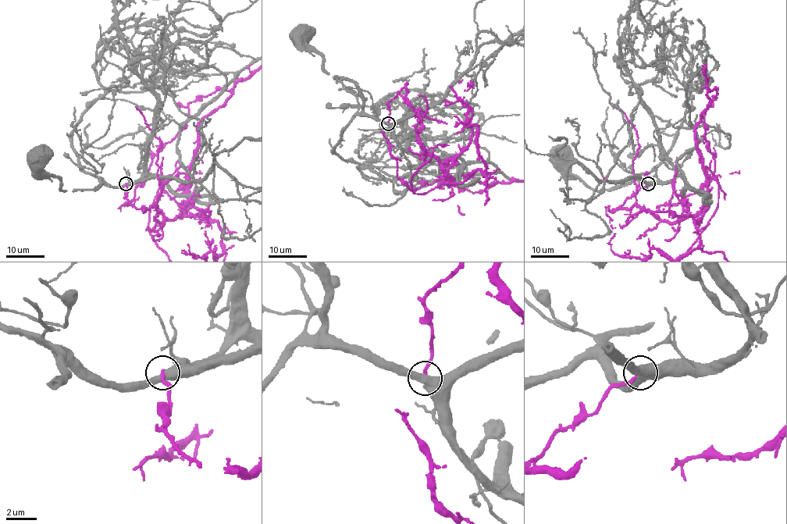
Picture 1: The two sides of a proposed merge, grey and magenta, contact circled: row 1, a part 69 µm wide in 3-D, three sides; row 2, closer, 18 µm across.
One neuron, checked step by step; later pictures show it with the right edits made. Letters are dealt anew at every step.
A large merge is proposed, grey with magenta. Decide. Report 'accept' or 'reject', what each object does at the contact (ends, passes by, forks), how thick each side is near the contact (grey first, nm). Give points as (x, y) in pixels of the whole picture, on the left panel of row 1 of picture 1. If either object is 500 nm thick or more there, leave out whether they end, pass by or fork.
reject; calibres 500 and 220 nm

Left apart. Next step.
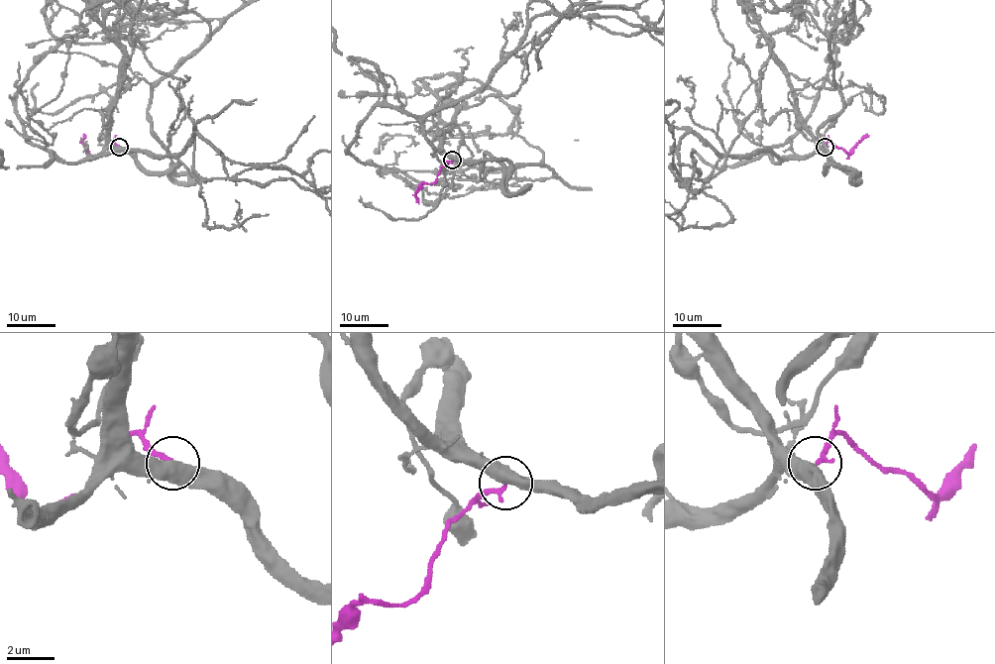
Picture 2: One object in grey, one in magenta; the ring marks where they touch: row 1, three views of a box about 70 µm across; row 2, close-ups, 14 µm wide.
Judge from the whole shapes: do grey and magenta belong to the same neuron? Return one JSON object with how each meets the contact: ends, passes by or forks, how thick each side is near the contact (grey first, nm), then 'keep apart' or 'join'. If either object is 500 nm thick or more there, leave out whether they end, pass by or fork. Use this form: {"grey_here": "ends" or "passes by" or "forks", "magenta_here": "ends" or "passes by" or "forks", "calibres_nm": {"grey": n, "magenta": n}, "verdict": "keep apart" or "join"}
{"calibres_nm": {"grey": 550, "magenta": 200}, "verdict": "join"}

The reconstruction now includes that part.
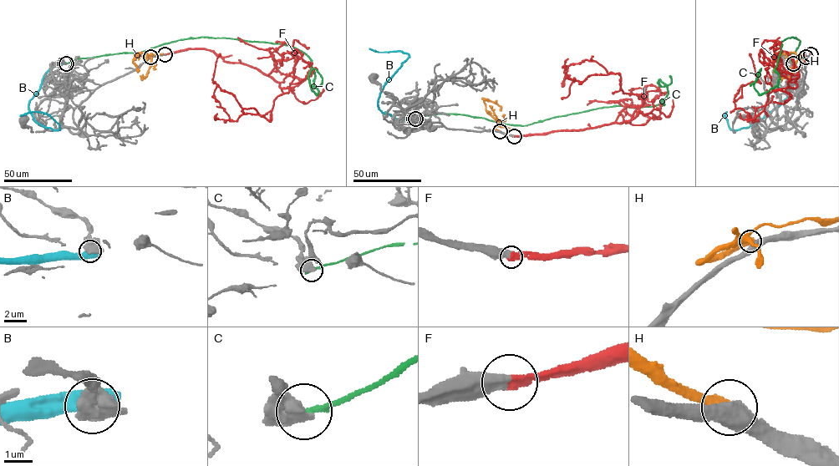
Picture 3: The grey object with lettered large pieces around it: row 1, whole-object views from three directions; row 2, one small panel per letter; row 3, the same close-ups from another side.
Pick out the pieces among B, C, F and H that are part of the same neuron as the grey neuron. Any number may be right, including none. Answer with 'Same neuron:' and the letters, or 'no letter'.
Same neuron: F

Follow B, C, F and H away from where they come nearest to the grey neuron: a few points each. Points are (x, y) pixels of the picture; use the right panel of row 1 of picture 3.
B: (793, 63), (789, 94), (780, 105), (755, 123), (737, 130), (729, 127), (726, 112), (723, 116)
C: (793, 63), (800, 41), (791, 37), (780, 43), (778, 83), (760, 94), (760, 68), (750, 85)
F: (811, 54), (797, 86), (770, 92), (748, 120), (734, 102), (741, 85), (760, 83), (750, 53)
H: (805, 56), (800, 58), (789, 52), (775, 56), (775, 53), (778, 55), (785, 53)

